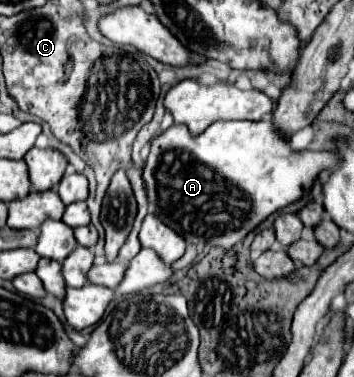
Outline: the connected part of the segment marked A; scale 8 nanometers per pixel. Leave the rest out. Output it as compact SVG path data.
M271 119L217 121L199 137L193 137L183 125L173 125L155 137L151 141L143 179L149 193L149 211L177 231L187 243L209 243L213 247L231 249L269 215L303 199L313 189L317 177L335 163L337 153L331 151L293 151L287 137L271 123Z

